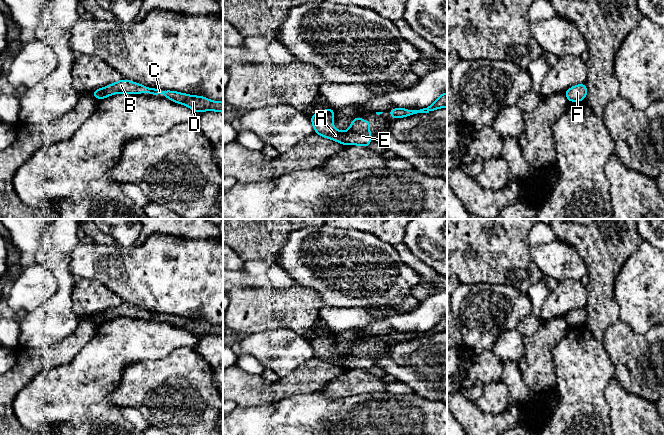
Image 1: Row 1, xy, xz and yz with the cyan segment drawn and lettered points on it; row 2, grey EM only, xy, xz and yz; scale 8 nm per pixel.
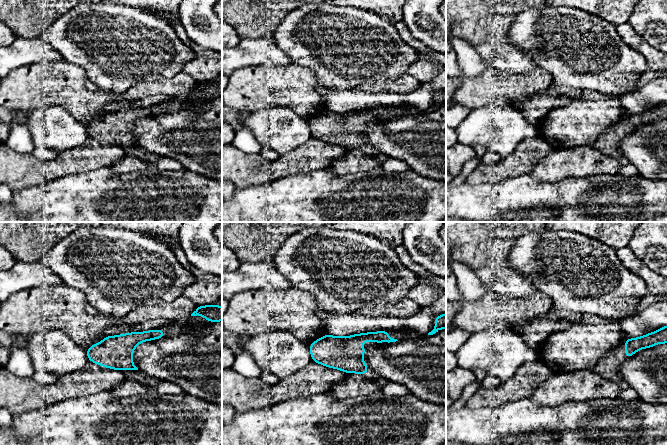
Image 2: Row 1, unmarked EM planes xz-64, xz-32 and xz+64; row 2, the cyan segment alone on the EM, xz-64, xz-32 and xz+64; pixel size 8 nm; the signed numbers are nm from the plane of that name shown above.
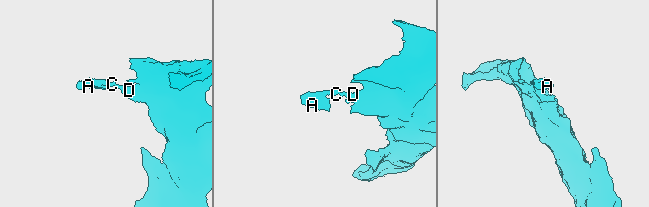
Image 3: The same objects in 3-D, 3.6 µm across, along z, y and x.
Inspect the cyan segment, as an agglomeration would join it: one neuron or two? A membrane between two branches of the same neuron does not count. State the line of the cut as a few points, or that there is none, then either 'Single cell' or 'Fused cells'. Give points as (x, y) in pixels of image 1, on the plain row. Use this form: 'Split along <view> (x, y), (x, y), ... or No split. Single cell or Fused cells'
No split. Single cell

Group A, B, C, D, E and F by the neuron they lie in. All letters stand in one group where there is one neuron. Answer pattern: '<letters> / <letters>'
A B C D E F

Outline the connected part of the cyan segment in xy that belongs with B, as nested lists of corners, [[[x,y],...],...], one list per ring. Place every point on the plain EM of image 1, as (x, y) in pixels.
[[[121,303],[120,305],[107,309],[104,312],[97,313],[90,318],[98,324],[102,324],[107,320],[111,320],[116,317],[151,317],[152,320],[158,320],[159,318],[163,317],[167,323],[179,328],[183,328],[191,332],[196,337],[201,335],[219,335],[223,337],[223,325],[211,325],[204,320],[193,320],[170,314],[149,312],[125,303]]]

